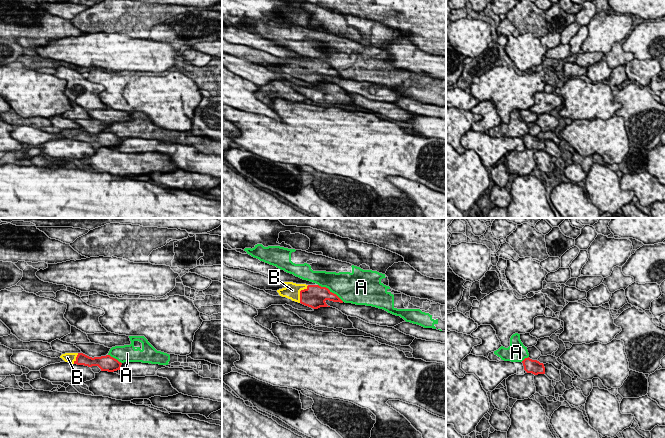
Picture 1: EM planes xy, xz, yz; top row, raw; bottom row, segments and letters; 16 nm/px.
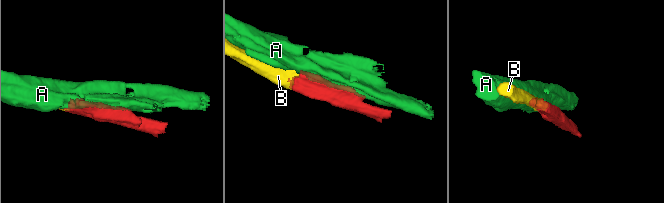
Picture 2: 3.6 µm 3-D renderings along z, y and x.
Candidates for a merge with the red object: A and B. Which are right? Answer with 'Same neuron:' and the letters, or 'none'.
Same neuron: B

